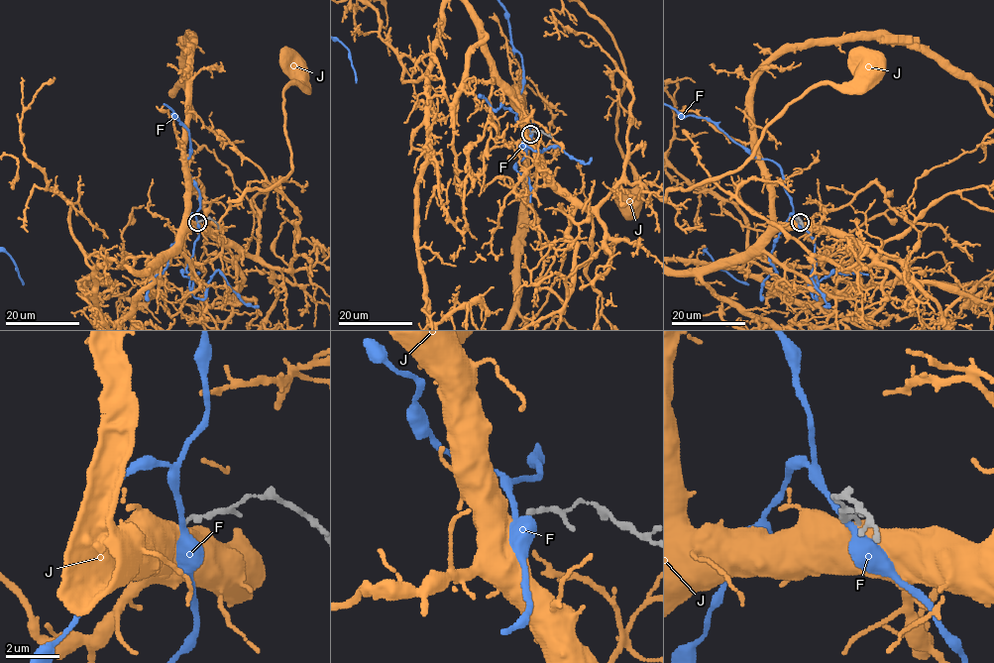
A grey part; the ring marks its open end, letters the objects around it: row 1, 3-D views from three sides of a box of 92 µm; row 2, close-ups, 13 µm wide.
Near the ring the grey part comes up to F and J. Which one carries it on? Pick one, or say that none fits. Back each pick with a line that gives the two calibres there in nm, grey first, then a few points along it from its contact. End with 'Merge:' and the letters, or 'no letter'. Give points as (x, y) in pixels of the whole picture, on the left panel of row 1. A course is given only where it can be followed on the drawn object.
J: Thickness 180 nm (grey) against 650 nm
Merge: J

